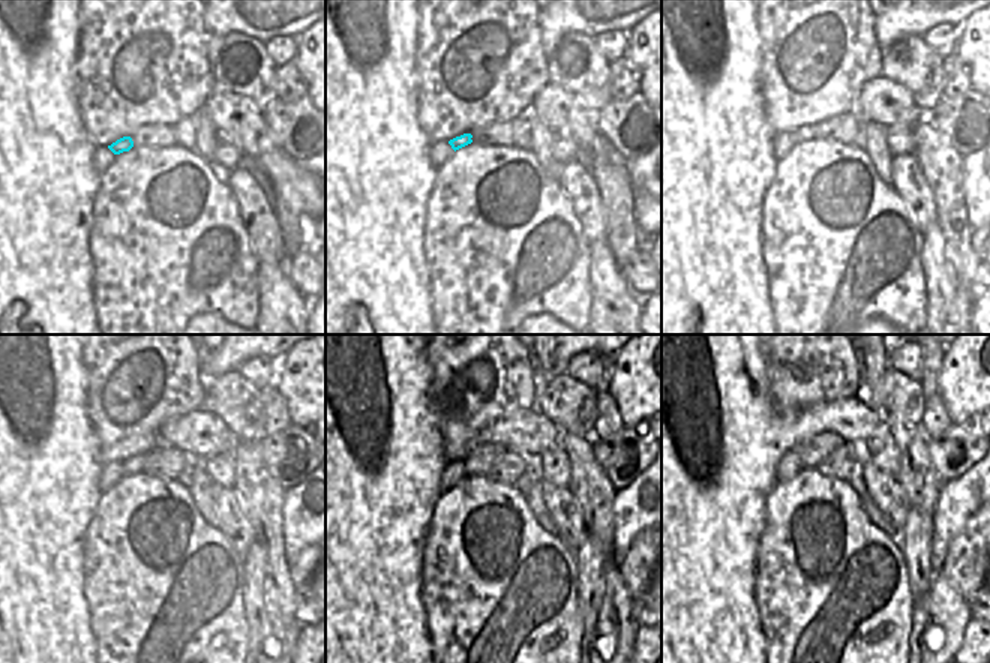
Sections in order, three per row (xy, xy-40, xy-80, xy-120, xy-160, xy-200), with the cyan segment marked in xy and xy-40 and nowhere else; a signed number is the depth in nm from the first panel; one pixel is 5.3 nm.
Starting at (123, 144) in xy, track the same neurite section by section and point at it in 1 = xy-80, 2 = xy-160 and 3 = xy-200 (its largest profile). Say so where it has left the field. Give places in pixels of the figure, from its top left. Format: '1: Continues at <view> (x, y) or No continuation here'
1: Continues at xy-80 (807, 132)
2: Continues at xy-160 (479, 461)
3: Continues at xy-200 (813, 450)

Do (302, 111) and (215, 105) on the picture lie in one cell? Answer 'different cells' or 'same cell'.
different cells

